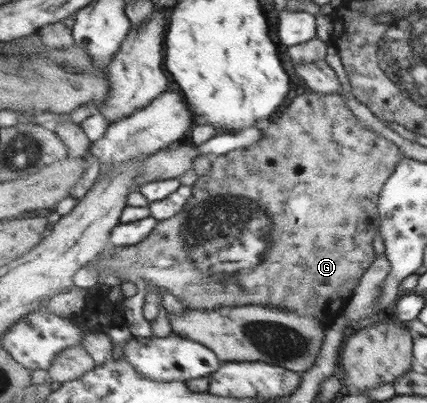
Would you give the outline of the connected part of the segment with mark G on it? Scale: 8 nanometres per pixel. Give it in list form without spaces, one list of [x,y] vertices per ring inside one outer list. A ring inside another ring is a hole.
[[[310,89],[295,97],[283,113],[279,113],[279,117],[275,117],[262,130],[262,138],[256,144],[242,147],[242,149],[244,151],[242,157],[244,158],[238,161],[233,161],[223,155],[227,161],[223,178],[212,179],[207,174],[198,177],[194,184],[191,185],[193,195],[183,205],[183,209],[177,215],[174,215],[173,218],[159,222],[153,233],[145,241],[137,245],[119,246],[118,251],[114,255],[110,255],[106,259],[99,258],[99,260],[90,262],[89,266],[97,268],[102,277],[111,274],[116,276],[122,275],[124,276],[124,278],[121,278],[123,281],[131,280],[133,282],[138,277],[142,278],[146,283],[151,283],[162,289],[163,292],[175,295],[177,299],[181,299],[188,311],[211,311],[220,308],[258,305],[261,307],[282,308],[283,311],[297,311],[299,315],[314,316],[315,319],[321,320],[327,329],[335,327],[335,321],[347,312],[347,305],[351,303],[356,287],[360,286],[361,278],[376,260],[377,253],[374,241],[377,235],[379,235],[380,215],[378,213],[378,205],[380,194],[386,185],[386,181],[394,174],[399,162],[403,161],[405,156],[399,152],[399,147],[395,143],[387,141],[387,139],[379,136],[379,134],[375,134],[361,121],[358,121],[357,117],[354,117],[353,113],[349,110],[345,98],[342,98],[341,95],[338,93],[323,94]],[[212,180],[217,181],[221,187],[209,190],[207,183]],[[273,223],[277,225],[277,229],[273,231],[273,237],[271,237]],[[267,267],[271,267],[271,271],[275,271],[275,267],[279,267],[279,274],[271,275],[271,279],[267,279],[267,283],[263,283],[263,275],[267,275]]]

